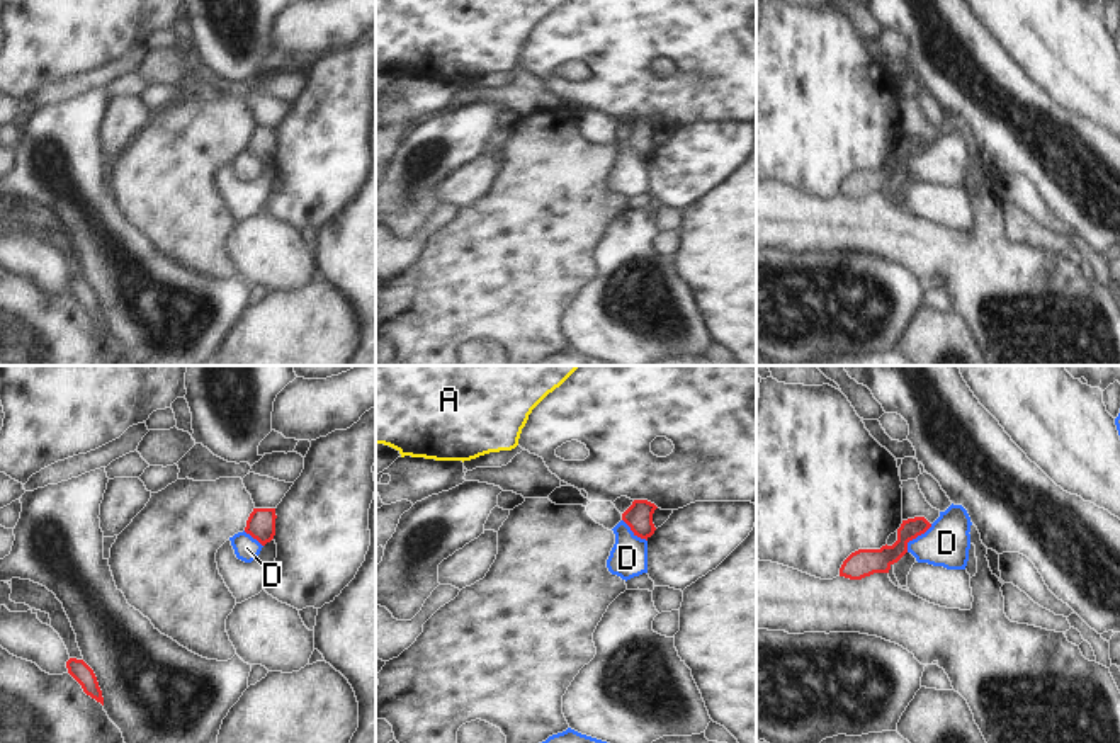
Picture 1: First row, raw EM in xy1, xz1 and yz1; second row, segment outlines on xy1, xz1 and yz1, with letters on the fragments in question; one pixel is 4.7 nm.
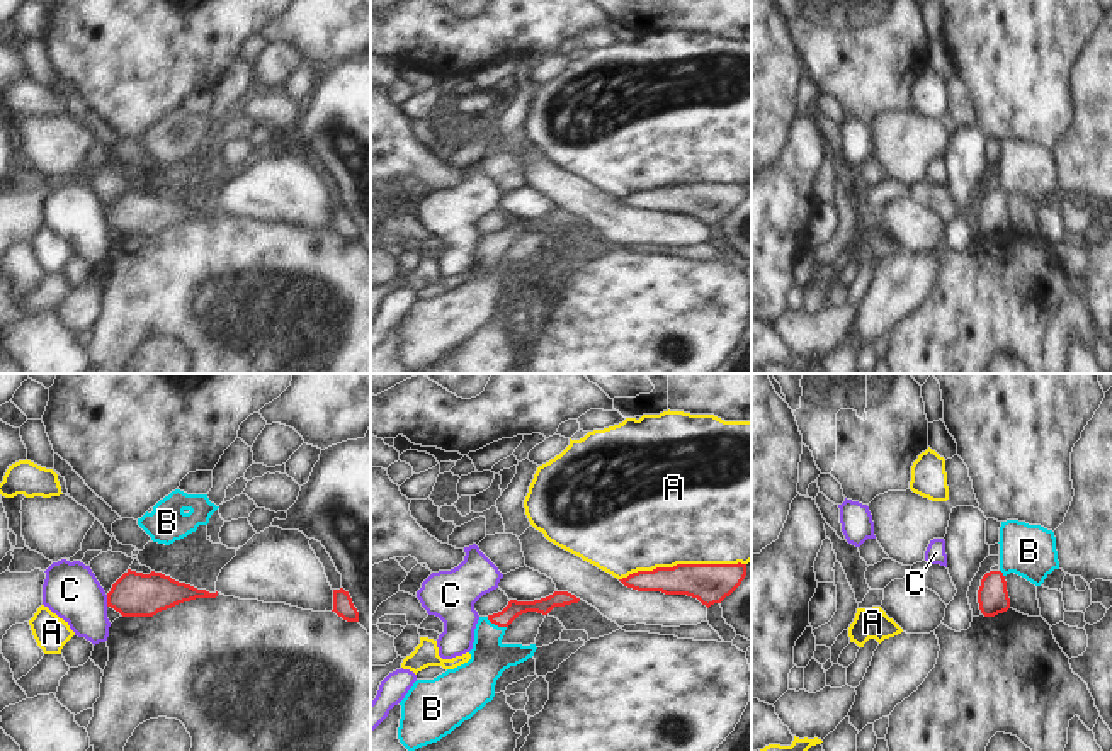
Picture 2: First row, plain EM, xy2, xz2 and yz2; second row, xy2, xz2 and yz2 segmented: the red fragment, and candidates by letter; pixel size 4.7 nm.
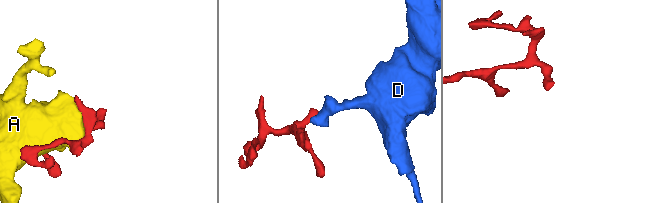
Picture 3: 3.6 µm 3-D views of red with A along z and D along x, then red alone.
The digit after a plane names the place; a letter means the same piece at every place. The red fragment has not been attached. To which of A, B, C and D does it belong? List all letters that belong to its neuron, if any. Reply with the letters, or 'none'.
B

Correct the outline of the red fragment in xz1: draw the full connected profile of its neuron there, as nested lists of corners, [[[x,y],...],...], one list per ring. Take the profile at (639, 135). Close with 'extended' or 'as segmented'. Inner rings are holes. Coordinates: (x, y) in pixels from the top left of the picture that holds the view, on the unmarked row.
[[[634,119],[632,124],[622,133],[622,139],[631,146],[634,155],[649,158],[656,146],[653,133],[658,126],[648,119]]] | as segmented

